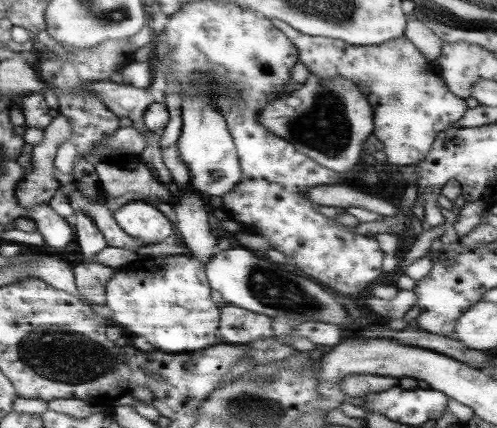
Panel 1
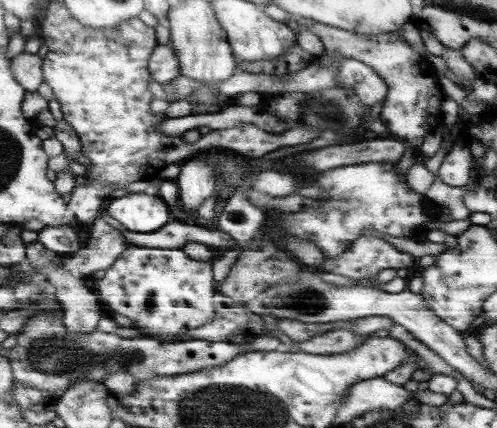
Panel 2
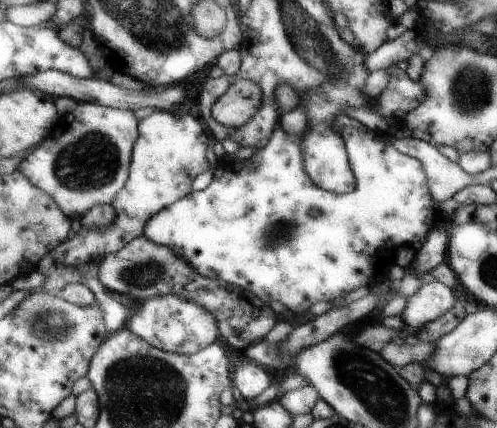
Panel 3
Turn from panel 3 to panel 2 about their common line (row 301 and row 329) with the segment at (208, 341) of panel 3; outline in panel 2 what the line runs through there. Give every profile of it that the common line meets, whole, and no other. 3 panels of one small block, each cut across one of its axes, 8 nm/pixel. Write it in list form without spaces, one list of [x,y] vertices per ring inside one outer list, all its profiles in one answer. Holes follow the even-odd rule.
[[[129,246],[103,278],[91,280],[91,288],[107,306],[107,314],[123,314],[139,324],[147,336],[159,336],[163,342],[181,342],[185,340],[181,332],[211,324],[217,318],[215,296],[219,286],[213,280],[213,262],[193,260],[183,250]]]

